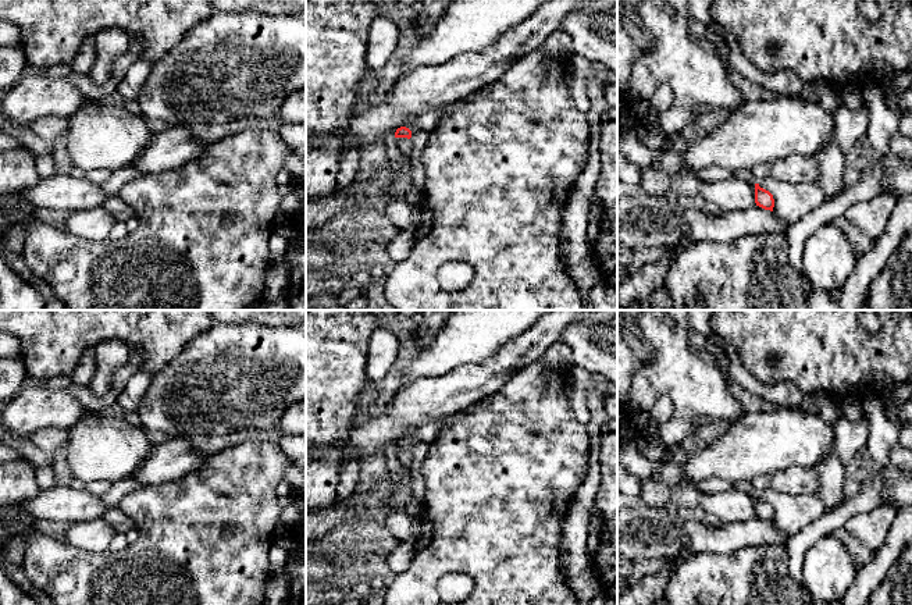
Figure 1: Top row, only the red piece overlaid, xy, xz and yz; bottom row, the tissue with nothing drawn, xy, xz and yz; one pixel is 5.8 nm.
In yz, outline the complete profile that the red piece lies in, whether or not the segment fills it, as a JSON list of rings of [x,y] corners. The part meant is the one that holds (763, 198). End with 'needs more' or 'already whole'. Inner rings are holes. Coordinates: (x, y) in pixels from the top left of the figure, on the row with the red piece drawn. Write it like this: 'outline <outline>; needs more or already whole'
outline [[[755,184],[755,203],[756,206],[765,210],[773,211],[774,207],[773,195],[769,191],[760,188],[759,184]]]; already whole

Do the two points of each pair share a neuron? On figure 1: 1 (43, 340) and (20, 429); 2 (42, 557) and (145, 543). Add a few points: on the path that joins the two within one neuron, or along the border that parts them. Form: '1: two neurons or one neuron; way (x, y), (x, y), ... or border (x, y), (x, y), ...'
1: two neurons; border (35, 381), (43, 384)
2: one neuron; way (68, 562), (120, 562)

